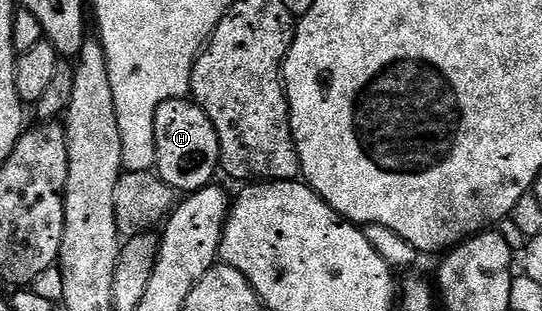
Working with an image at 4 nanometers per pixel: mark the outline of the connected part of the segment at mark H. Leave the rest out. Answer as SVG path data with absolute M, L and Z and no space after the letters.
M190 98L170 99L161 105L155 114L155 166L154 170L176 193L200 191L208 186L220 170L219 138L213 129L213 121Z

